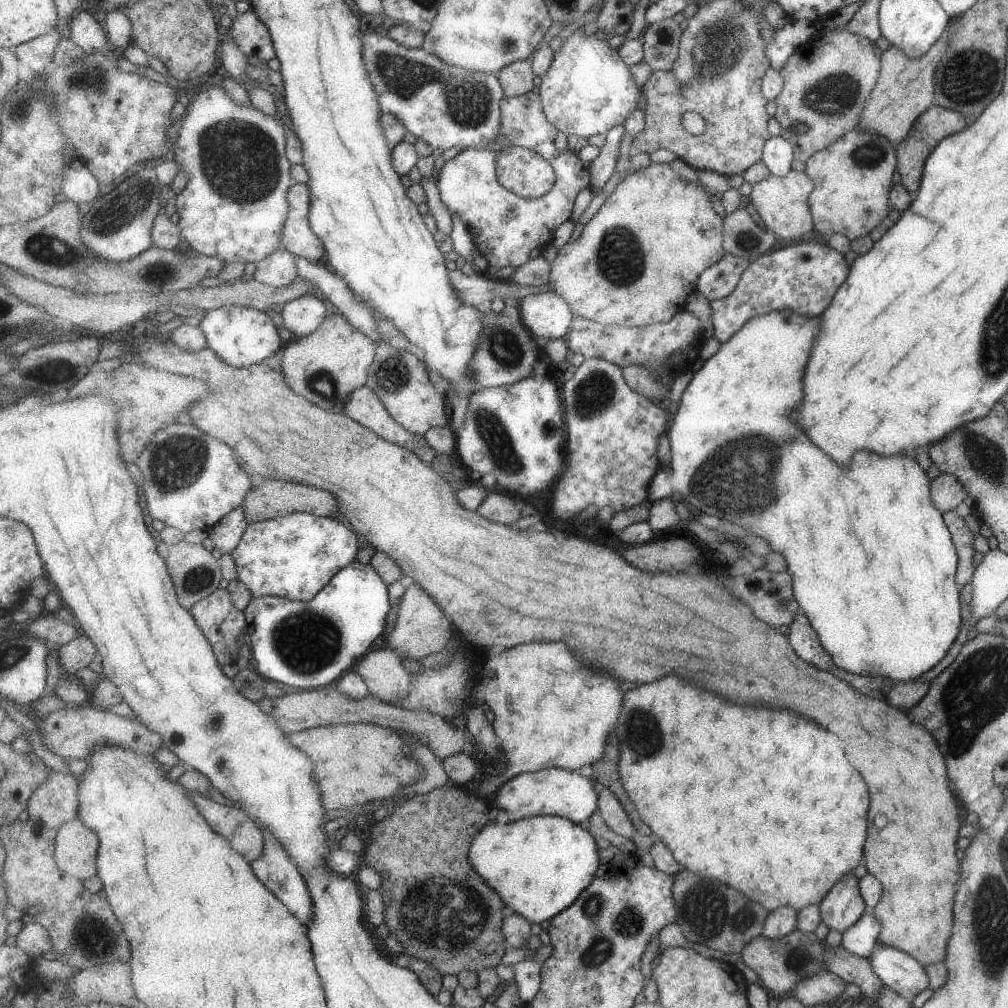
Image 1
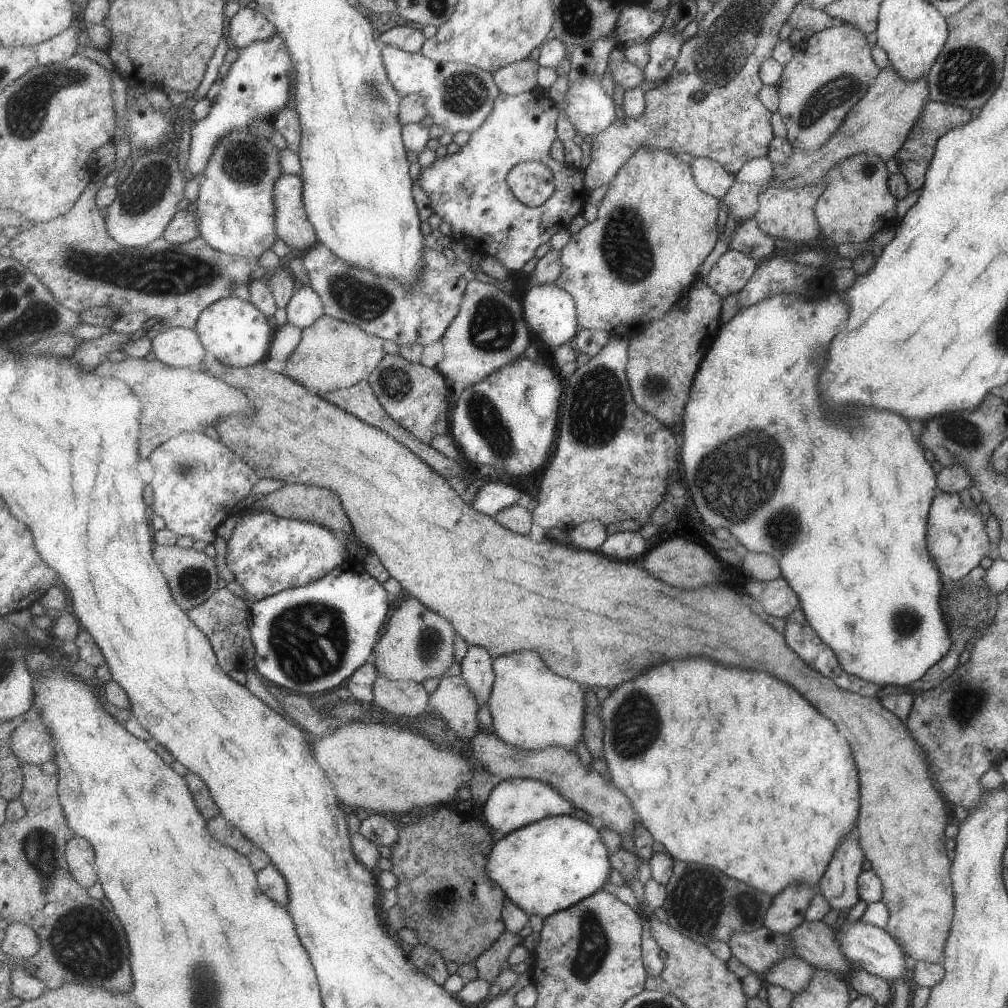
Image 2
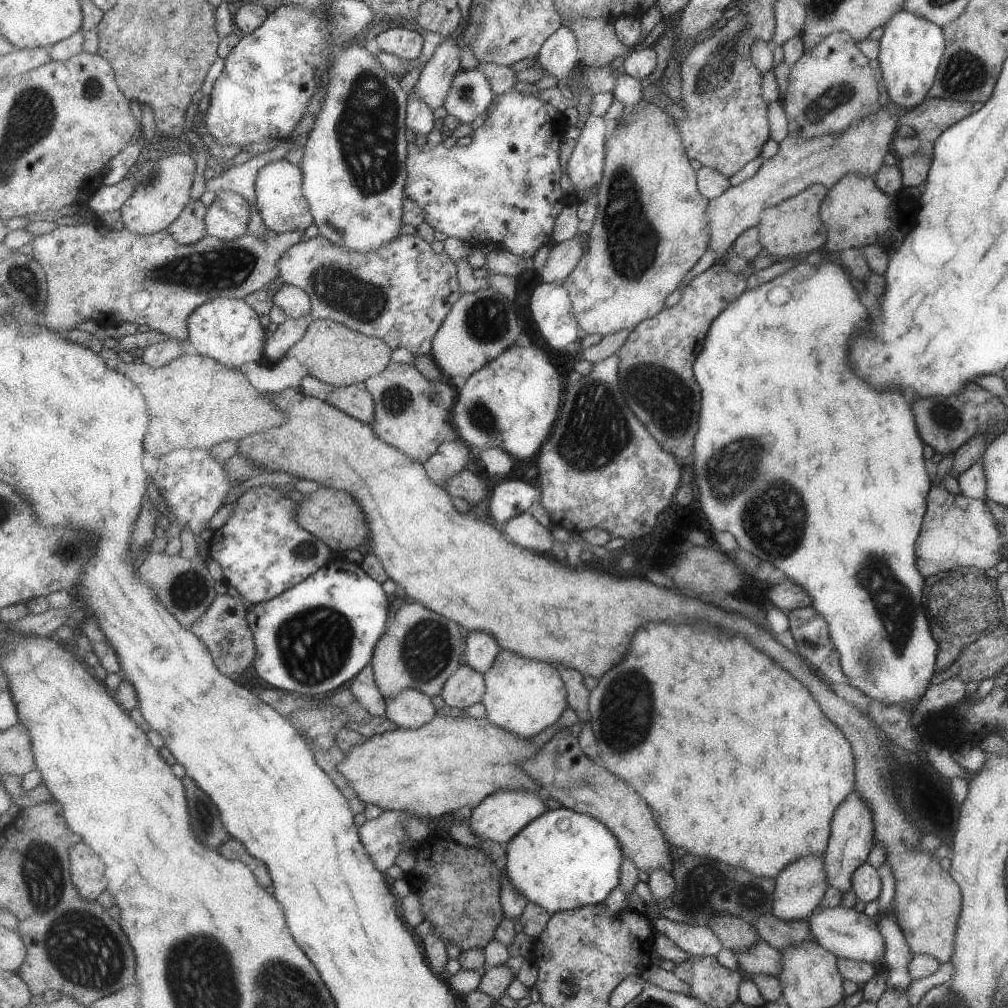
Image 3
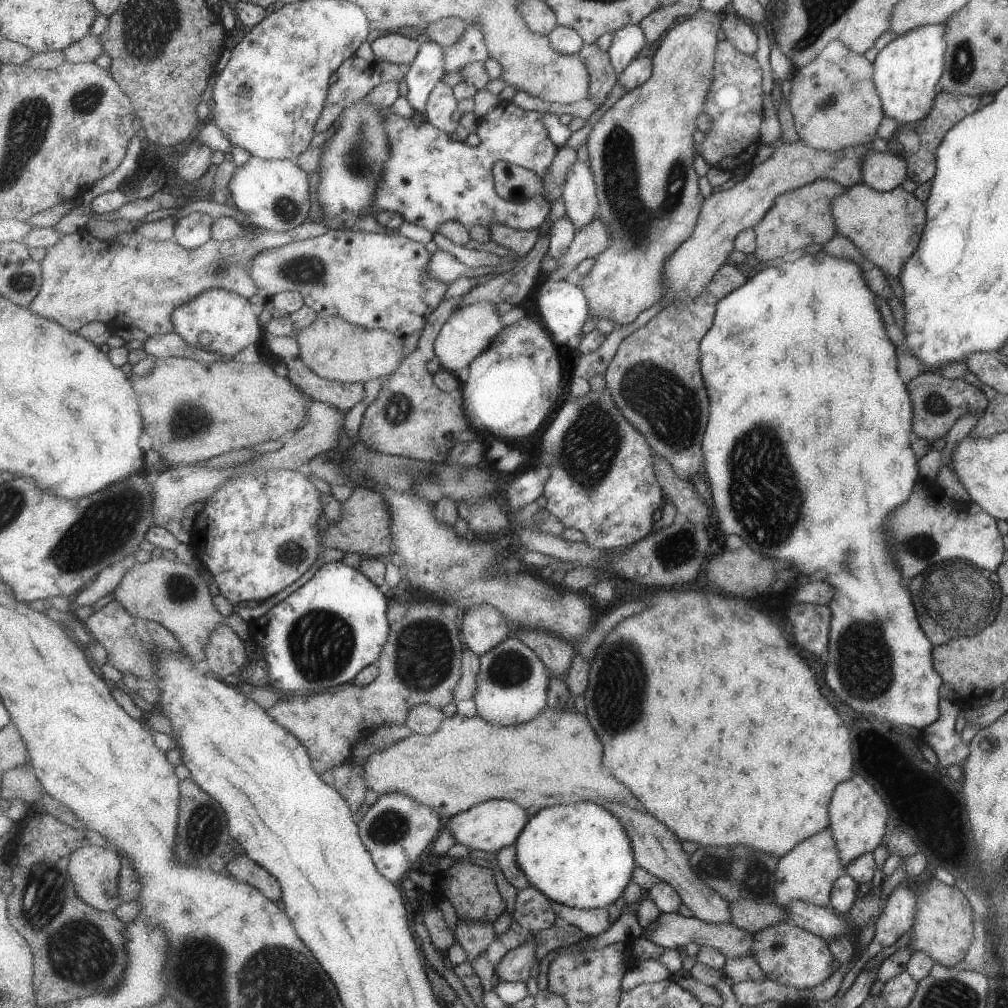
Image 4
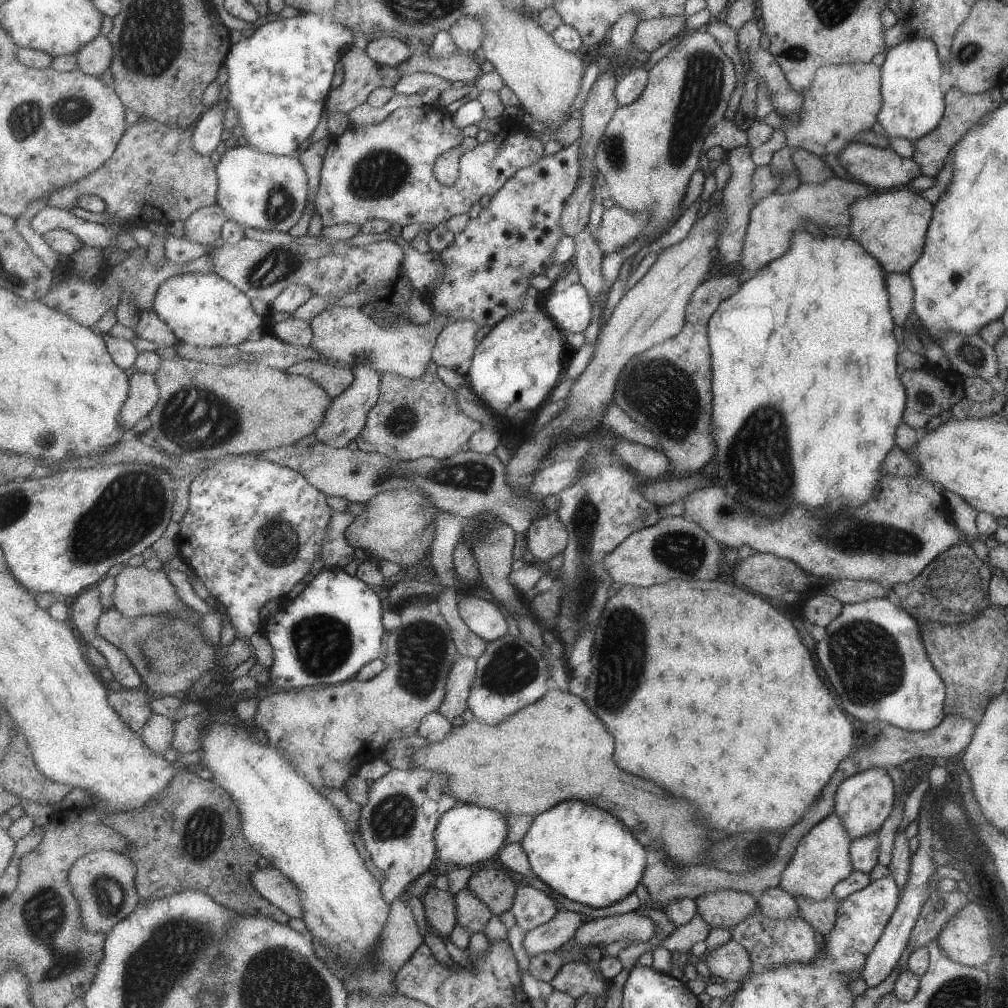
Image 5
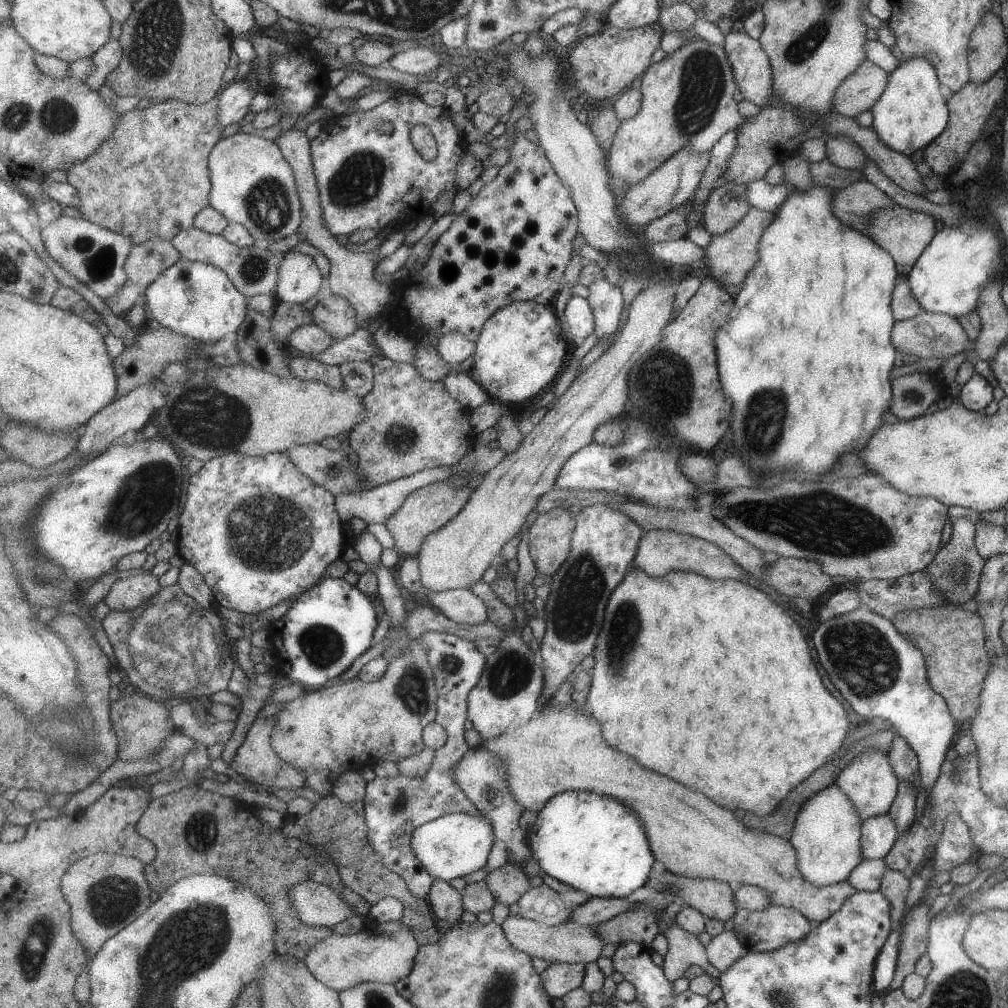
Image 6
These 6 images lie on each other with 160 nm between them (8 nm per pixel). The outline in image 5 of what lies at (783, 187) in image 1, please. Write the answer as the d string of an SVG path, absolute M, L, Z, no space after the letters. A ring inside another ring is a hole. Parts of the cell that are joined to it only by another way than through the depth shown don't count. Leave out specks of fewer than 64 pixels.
M833 176L822 183L800 182L795 190L786 193L771 192L761 196L749 211L738 263L749 272L759 271L764 264L783 255L791 247L792 234L801 229L822 230L823 226L829 226L843 232L850 223L848 206L869 192L859 181Z

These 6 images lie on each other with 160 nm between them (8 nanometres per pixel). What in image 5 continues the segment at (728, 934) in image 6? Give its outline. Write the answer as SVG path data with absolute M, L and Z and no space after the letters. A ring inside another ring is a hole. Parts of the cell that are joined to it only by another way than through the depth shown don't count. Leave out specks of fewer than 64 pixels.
M731 938L713 948L705 962L712 970L712 979L720 982L739 982L751 968L747 951Z

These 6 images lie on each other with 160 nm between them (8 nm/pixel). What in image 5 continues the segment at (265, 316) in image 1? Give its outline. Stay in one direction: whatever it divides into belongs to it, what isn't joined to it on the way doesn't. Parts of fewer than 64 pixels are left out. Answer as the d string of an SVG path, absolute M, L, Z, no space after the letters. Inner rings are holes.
M216 271L185 273L167 279L157 291L153 309L179 342L194 347L237 346L261 328L265 320L265 316L253 310L249 296Z

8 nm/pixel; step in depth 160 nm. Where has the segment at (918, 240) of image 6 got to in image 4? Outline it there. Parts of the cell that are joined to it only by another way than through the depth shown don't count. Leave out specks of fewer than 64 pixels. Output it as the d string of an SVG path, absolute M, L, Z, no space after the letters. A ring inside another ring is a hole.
M859 182L846 187L843 194L832 200L831 211L837 234L847 236L869 266L880 268L885 275L898 277L919 240L919 232L913 236L915 204L915 198L901 185L890 191L876 191Z

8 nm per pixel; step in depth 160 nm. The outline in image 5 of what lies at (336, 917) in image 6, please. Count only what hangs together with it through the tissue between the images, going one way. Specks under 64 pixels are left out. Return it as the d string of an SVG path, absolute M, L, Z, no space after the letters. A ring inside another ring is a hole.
M259 869L252 874L252 883L270 903L284 910L291 918L303 920L301 890L281 870Z

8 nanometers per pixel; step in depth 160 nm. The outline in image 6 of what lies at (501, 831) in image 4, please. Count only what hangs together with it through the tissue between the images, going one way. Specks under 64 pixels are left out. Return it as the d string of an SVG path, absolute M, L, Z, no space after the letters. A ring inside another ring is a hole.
M449 813L419 826L413 833L412 849L435 880L443 879L449 882L453 878L481 870L489 862L491 848L498 838L493 824L486 816Z

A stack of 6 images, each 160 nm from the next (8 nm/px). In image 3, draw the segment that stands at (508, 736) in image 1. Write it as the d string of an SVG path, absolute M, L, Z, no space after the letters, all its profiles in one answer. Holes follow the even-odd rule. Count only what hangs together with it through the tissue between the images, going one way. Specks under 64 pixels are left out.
M501 649L484 677L486 693L482 704L486 708L486 716L494 725L510 730L517 736L526 739L537 736L555 724L563 710L569 706L568 688L565 688L557 668L541 660L529 660L518 652Z

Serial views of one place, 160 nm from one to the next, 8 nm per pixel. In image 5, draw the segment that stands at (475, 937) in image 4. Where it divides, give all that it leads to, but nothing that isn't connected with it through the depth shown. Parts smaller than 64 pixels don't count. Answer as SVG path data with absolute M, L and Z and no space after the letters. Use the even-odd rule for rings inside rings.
M467 886L455 895L458 904L458 923L467 927L471 934L476 930L484 930L494 915L491 907Z

